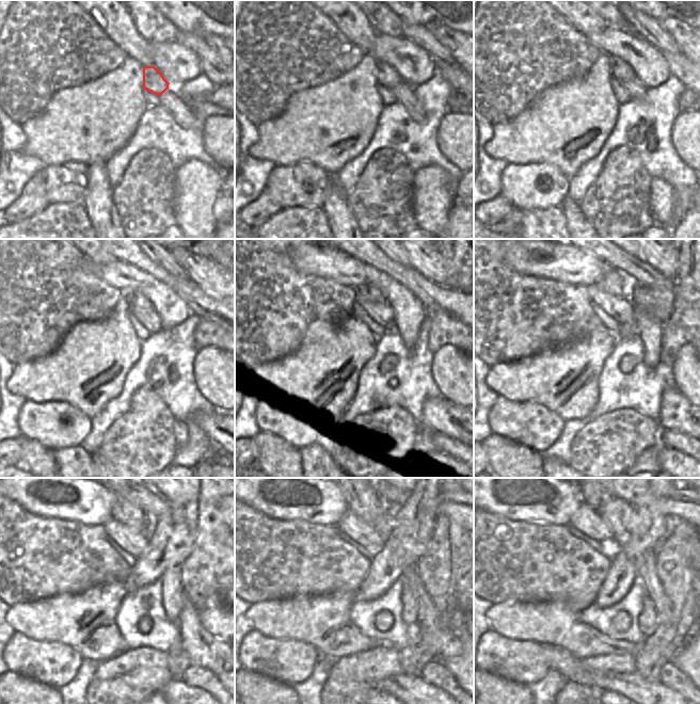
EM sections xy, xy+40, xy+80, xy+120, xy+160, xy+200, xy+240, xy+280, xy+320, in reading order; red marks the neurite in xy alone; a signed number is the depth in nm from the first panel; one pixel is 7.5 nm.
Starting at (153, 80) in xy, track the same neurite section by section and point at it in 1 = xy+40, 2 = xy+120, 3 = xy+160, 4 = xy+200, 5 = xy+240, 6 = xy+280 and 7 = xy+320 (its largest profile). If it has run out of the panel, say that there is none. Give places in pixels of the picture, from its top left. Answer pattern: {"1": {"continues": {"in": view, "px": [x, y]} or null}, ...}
{"1": {"continues": {"in": "xy+40", "px": [387, 77]}}, "2": {"continues": {"in": "xy+120", "px": [137, 302]}}, "3": {"continues": {"in": "xy+160", "px": [367, 291]}}, "4": {"continues": {"in": "xy+200", "px": [610, 282]}}, "5": {"continues": {"in": "xy+240", "px": [124, 510]}}, "6": {"continues": {"in": "xy+280", "px": [362, 499]}}, "7": {"continues": {"in": "xy+320", "px": [595, 499]}}}

